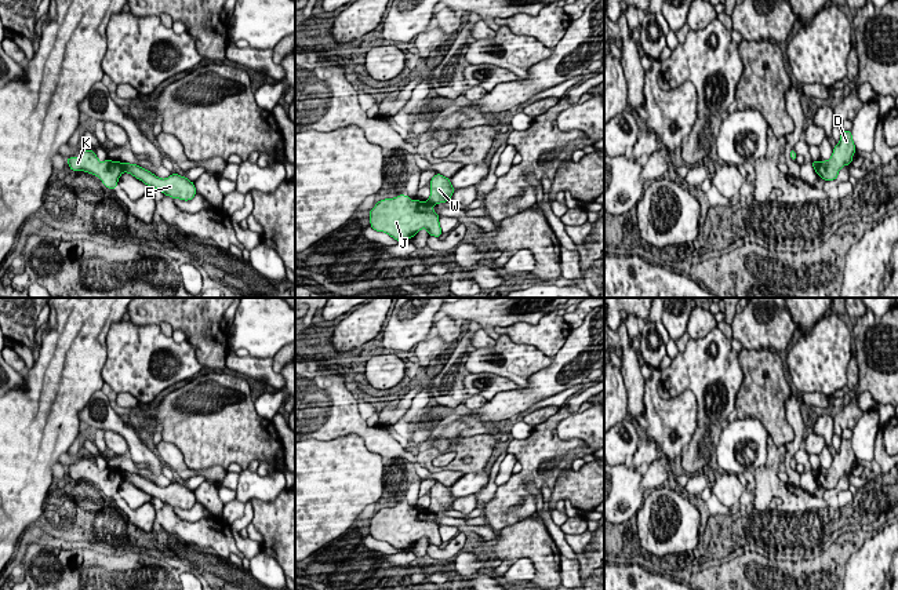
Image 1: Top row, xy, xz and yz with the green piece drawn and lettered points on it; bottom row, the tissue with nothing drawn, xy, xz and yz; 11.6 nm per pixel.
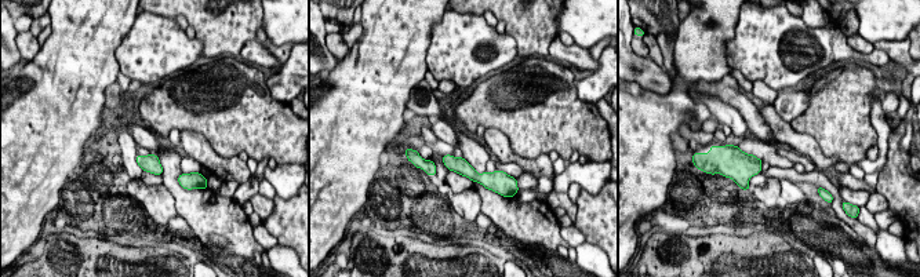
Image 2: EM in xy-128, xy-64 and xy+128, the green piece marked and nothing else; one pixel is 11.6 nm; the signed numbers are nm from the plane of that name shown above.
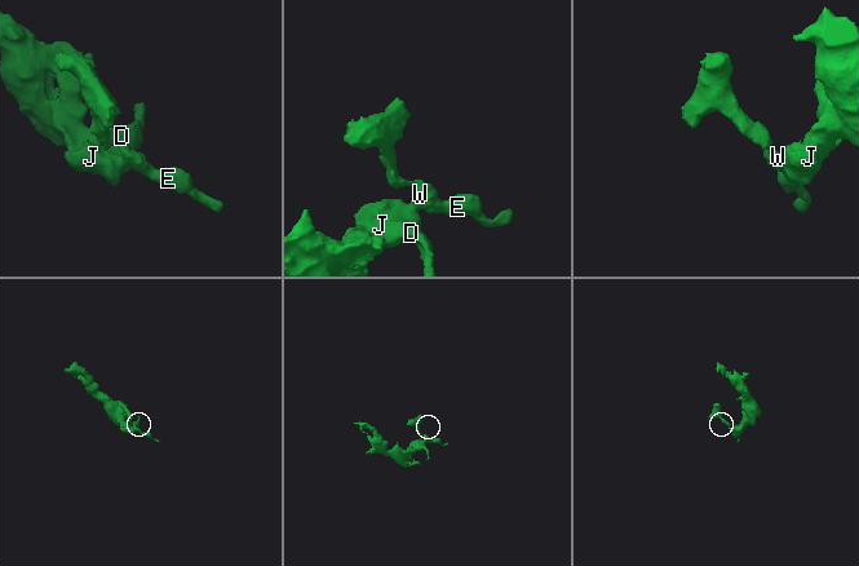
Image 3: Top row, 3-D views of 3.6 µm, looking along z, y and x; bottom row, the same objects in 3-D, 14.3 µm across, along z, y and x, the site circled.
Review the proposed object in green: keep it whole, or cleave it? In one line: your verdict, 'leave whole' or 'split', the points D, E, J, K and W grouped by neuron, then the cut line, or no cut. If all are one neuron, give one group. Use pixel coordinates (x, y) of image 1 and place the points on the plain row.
split; D J K / E W; cut in xy along (120, 472), (124, 480)

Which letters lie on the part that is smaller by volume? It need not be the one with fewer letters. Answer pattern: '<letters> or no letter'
E, W

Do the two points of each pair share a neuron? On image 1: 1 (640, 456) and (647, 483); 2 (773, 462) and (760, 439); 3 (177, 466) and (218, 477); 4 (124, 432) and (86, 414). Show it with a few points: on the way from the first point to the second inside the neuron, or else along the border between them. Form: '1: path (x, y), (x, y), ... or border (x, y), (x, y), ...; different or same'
1: path (640, 463), (647, 476); same
2: border (769, 436), (767, 458), (755, 469); different
3: path (186, 473), (208, 473); same
4: path (115, 422), (95, 414); same

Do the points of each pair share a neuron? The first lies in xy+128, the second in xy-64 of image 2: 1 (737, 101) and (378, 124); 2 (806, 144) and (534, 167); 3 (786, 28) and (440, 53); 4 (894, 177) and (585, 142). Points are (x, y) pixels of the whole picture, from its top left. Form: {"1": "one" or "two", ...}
{"1": "two", "2": "one", "3": "one", "4": "two"}

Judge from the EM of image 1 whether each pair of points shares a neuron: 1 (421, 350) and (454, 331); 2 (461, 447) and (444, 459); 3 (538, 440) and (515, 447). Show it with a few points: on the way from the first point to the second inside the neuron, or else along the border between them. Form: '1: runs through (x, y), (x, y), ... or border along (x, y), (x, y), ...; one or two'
1: runs through (429, 348), (446, 334); one
2: border along (457, 454), (446, 465), (435, 466), (432, 463); two
3: runs through (533, 445), (520, 447); one

